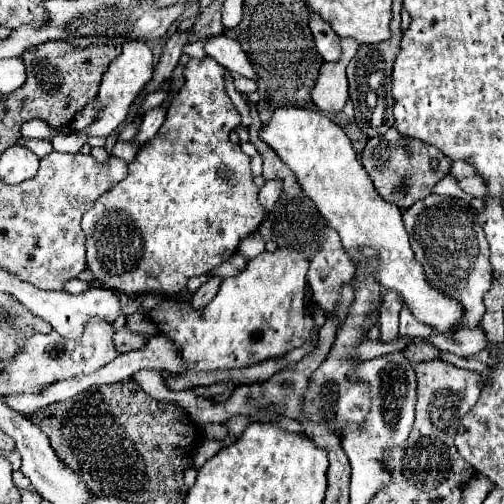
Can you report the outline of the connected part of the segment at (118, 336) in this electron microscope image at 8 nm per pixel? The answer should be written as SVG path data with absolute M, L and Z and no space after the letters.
M121 328L119 332L113 334L113 344L117 348L117 352L131 352L131 350L139 350L145 344L145 338L131 334L127 328Z

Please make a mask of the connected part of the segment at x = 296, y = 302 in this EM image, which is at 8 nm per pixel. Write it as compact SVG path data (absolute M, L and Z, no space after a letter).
M279 248L275 252L263 252L249 260L245 270L233 278L225 278L217 296L203 308L203 320L189 320L189 302L169 302L163 300L151 312L149 320L155 322L163 336L177 344L183 364L193 370L227 370L227 368L247 368L269 358L279 358L293 348L305 346L309 340L317 340L315 322L305 310L305 290L307 290L307 268L309 262L301 252L291 252Z

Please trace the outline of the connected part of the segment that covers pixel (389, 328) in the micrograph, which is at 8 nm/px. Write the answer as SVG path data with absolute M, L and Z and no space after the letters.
M387 290L381 310L379 310L379 328L381 328L381 342L391 342L399 336L397 326L399 326L399 312L401 312L403 300L397 296L397 292Z

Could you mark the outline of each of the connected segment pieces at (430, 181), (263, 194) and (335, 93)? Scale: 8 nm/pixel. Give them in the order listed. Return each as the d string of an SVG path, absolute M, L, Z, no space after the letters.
M389 128L383 136L369 138L361 154L361 162L367 174L371 176L379 196L399 206L401 210L407 210L411 204L431 194L433 186L449 174L453 164L453 160L443 152L439 152L435 146L425 144L421 140L405 138L397 132L397 128Z
M269 180L265 182L265 186L259 192L259 202L265 210L273 210L273 204L277 202L281 194L281 180Z
M341 40L343 46L343 54L337 62L325 62L325 74L319 74L317 84L313 88L313 102L319 110L325 112L339 112L343 110L347 98L349 98L349 90L347 90L347 76L345 76L345 68L349 64L349 60L355 56L359 42L355 40Z

